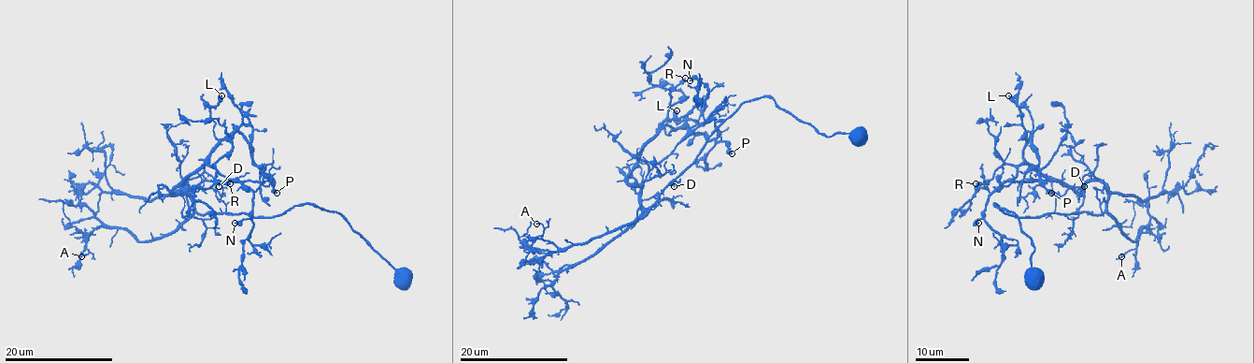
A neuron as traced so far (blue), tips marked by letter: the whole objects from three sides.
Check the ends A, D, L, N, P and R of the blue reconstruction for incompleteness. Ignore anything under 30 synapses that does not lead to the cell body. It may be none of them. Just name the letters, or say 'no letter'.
P

